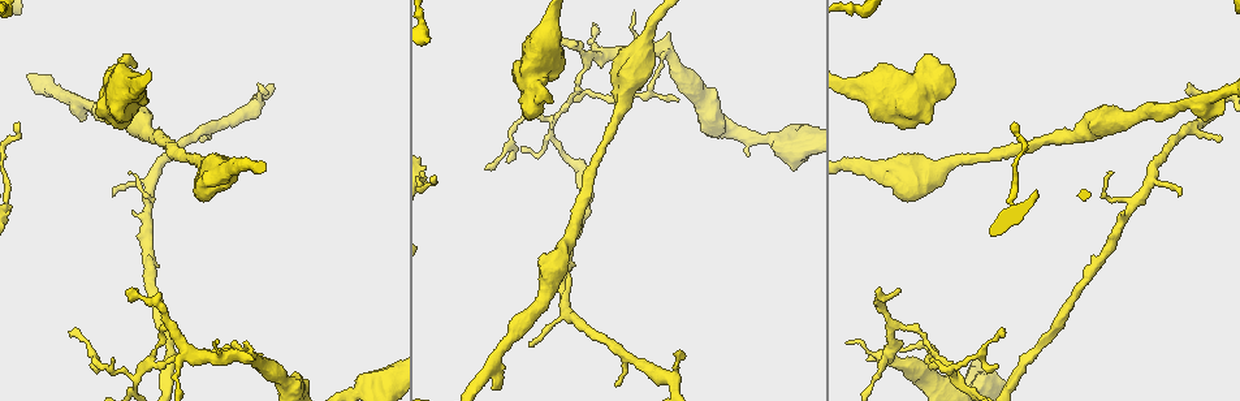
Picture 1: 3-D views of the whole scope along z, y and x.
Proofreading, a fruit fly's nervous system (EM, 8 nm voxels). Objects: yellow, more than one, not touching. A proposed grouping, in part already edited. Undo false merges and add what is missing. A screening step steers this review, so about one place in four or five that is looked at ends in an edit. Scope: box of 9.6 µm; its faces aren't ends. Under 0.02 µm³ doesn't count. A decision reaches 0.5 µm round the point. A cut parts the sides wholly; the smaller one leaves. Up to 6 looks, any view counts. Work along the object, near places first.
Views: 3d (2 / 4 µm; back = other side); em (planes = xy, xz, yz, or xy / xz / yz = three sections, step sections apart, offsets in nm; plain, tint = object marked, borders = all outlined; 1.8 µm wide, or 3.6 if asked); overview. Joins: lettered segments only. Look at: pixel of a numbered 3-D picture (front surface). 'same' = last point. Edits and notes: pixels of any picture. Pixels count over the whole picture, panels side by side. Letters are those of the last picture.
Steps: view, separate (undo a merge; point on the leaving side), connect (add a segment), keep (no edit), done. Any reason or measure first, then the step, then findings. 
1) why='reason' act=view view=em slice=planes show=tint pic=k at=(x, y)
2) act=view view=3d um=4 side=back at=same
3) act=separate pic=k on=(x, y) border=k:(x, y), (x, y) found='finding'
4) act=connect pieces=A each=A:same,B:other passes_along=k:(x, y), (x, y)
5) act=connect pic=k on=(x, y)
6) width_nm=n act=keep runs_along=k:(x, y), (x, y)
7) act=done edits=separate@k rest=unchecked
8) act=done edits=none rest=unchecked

why='branch stops here' act=view view=3d um=2 pic=1 at=(898, 290)

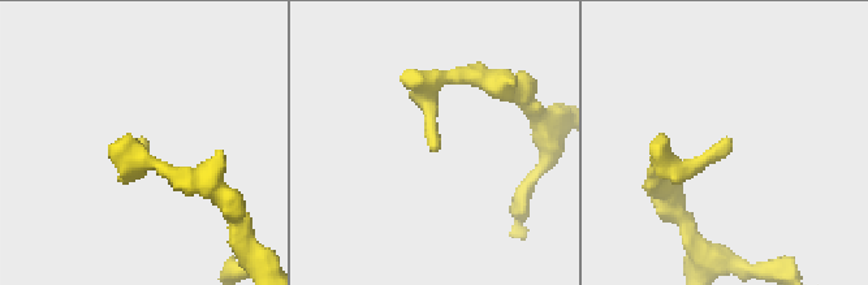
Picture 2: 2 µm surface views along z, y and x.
why='shape alone is not enough' act=view view=em slice=yz step=4 show=borders pic=2 at=(731, 138)

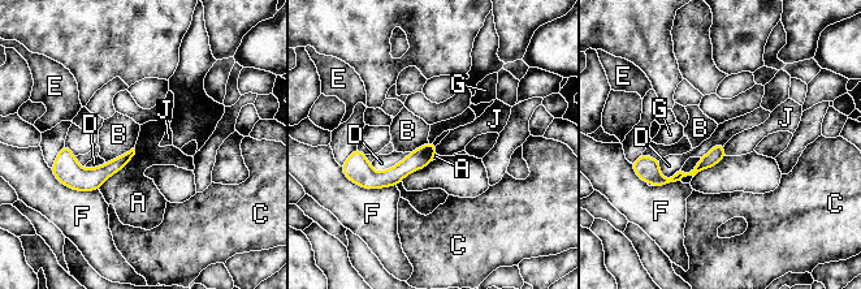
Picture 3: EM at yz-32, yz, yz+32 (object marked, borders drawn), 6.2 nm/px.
act=view view=em slice=planes show=borders at=same

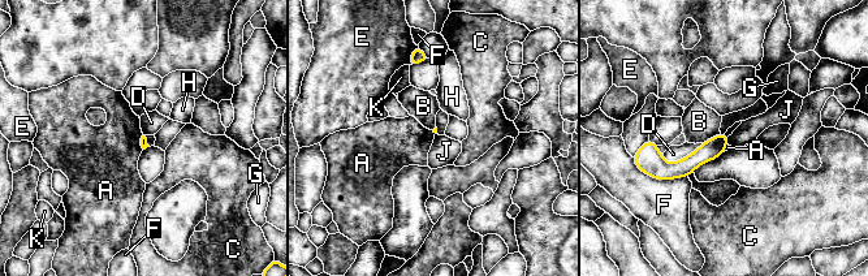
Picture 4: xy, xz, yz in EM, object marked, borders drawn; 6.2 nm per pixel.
act=keep each=A:other,B:other,C:other,D:other,E:other,F:other,G:other,H:other,J:other,K:other border=4:(692, 171), (689, 176) found='none of them fits'

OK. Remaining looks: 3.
why='three arms meet' act=view view=3d um=2 side=back pic=1 at=(954, 378)

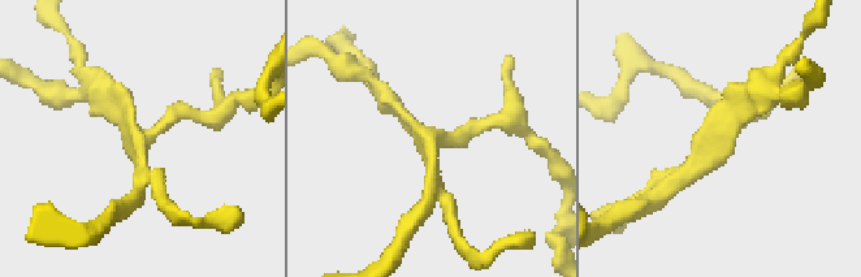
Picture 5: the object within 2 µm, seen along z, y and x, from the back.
act=view view=em um=3.6 slice=yz step=16 show=tint pic=5 at=(137, 140)

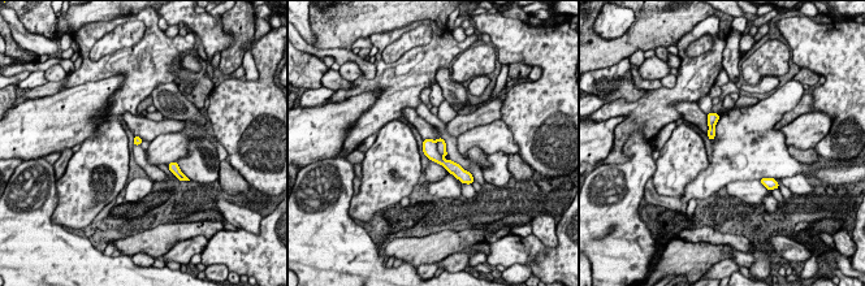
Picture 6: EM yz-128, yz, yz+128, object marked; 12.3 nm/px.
why='cut it another way' act=view view=em um=3.6 slice=planes show=borders at=same

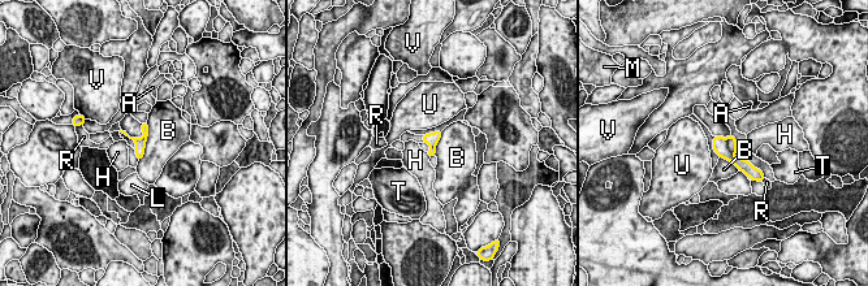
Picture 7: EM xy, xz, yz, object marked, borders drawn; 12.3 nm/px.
act=separate pic=7 on=(720, 144) each=A:other,B:other,H:other,L:other,M:other,R:other,T:other,U:other,V:other part_leaving=7:(716, 141), (730, 157), (748, 170) found='a second cell is stuck on'

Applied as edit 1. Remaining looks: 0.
act=done edits=separate@7 rest=unchecked

